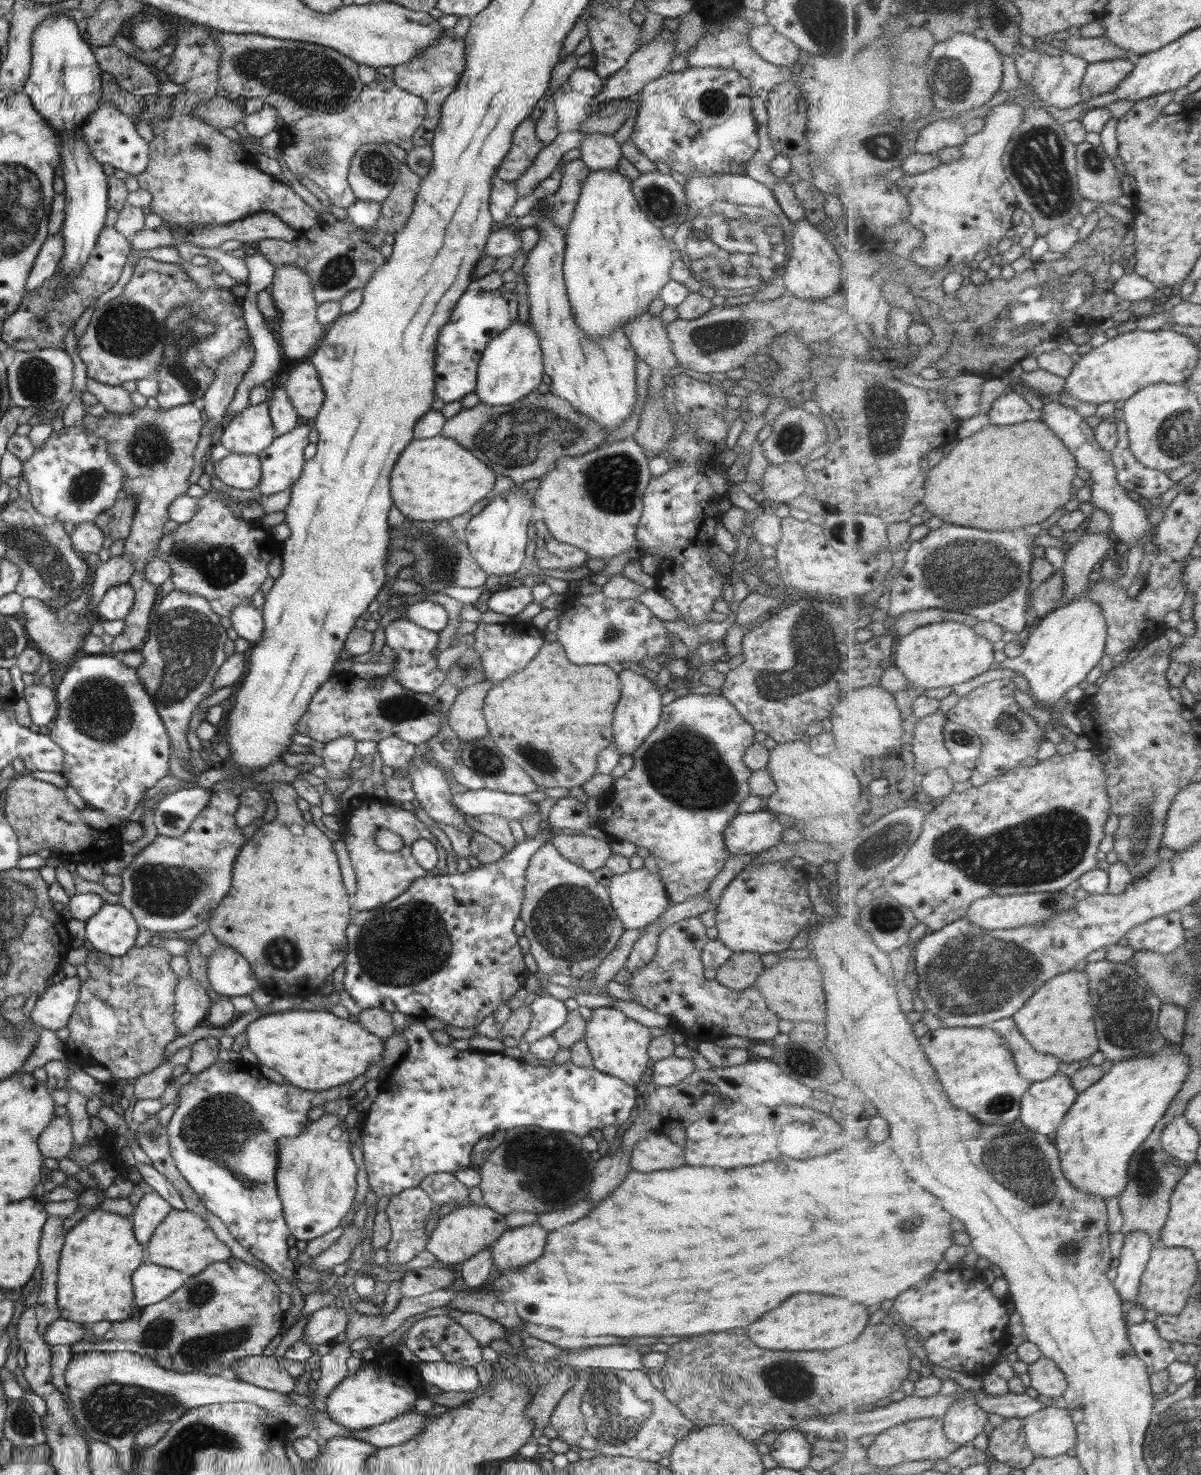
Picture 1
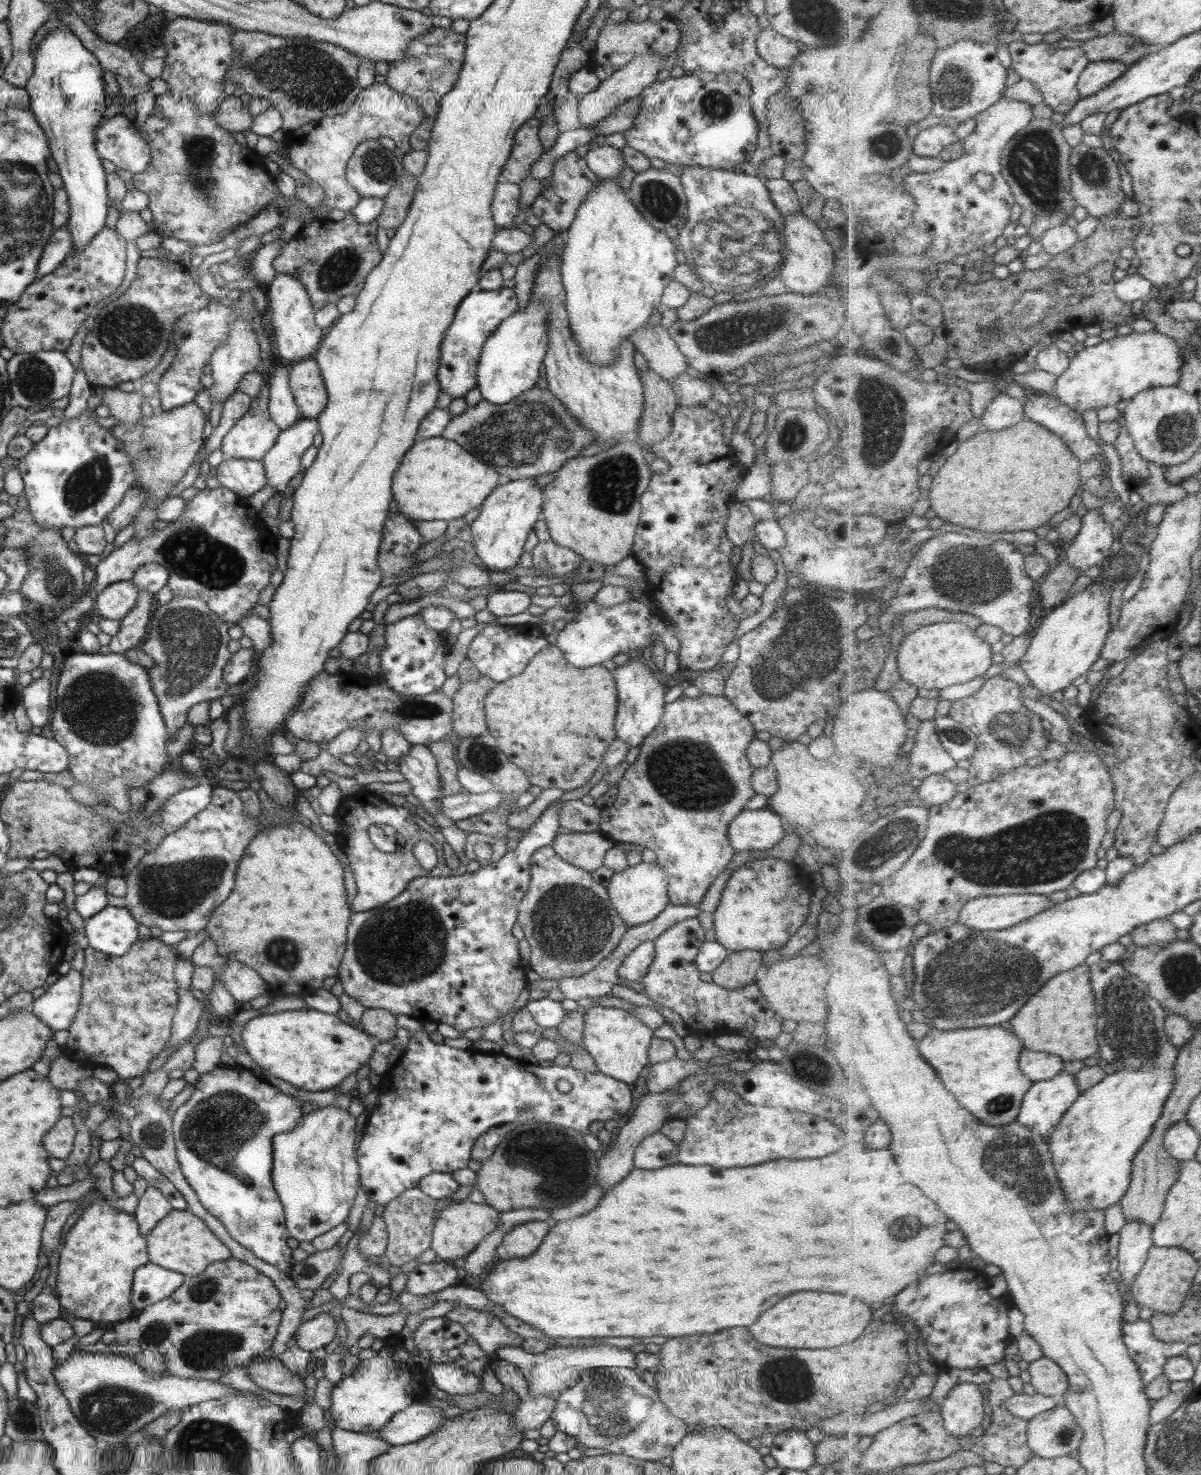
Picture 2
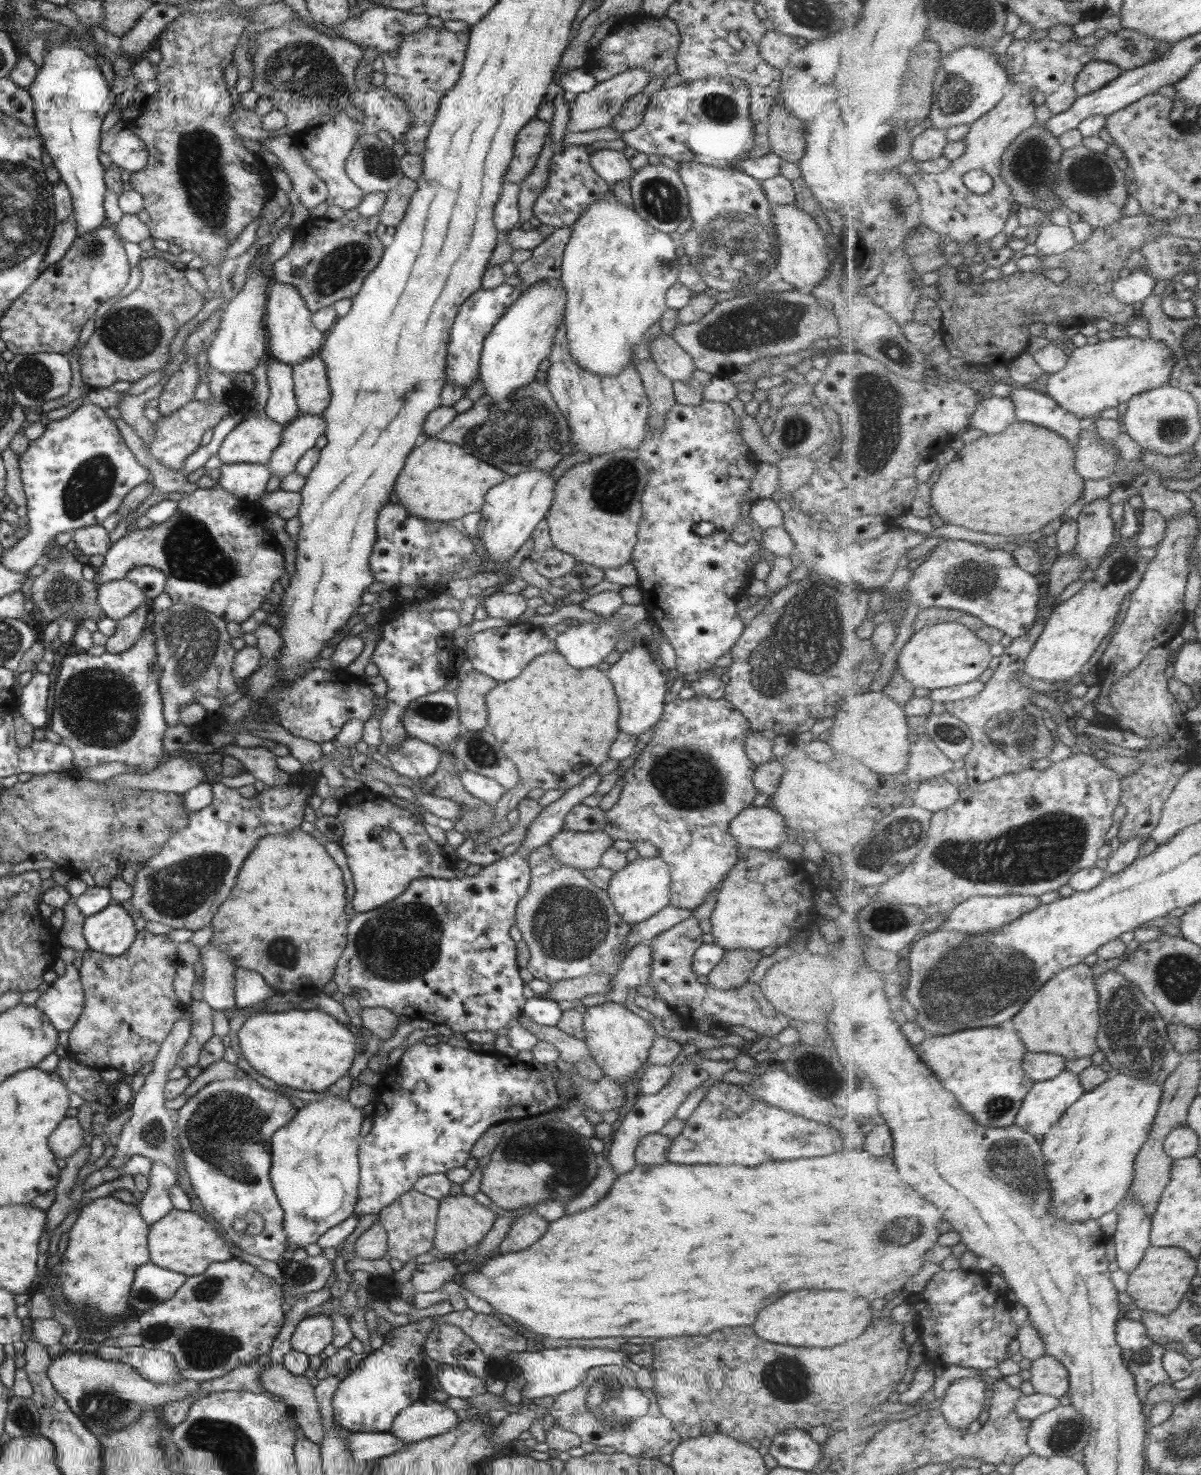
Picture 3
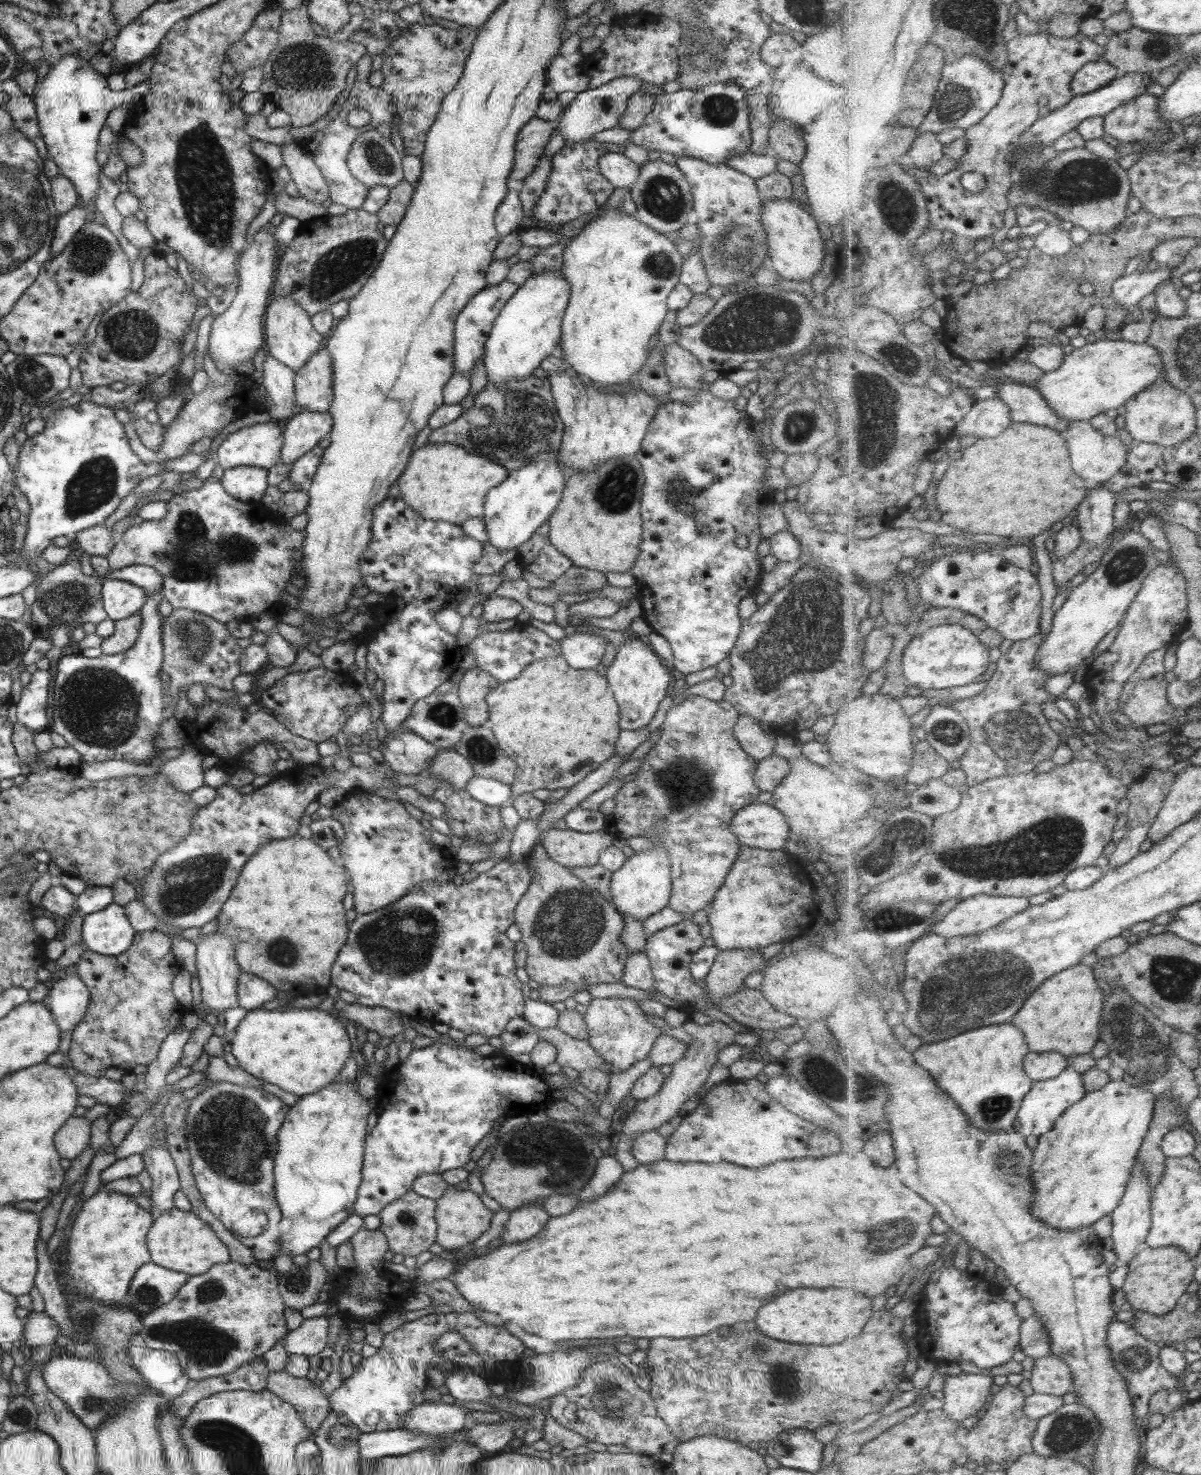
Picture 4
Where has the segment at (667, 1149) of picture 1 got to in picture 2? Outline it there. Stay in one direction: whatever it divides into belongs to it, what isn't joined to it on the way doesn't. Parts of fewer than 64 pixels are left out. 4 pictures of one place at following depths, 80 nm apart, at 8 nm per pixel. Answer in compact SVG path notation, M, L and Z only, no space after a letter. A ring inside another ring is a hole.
M654 1133L635 1147L633 1164L635 1168L655 1170L675 1164L675 1155L676 1144L660 1133Z

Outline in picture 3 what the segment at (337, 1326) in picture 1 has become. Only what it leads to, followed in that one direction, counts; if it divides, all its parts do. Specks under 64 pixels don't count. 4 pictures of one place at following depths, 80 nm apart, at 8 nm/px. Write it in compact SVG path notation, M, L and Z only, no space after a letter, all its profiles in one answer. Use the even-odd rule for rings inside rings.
M314 1314L300 1320L290 1336L291 1350L315 1356L331 1342L331 1319L325 1314Z

